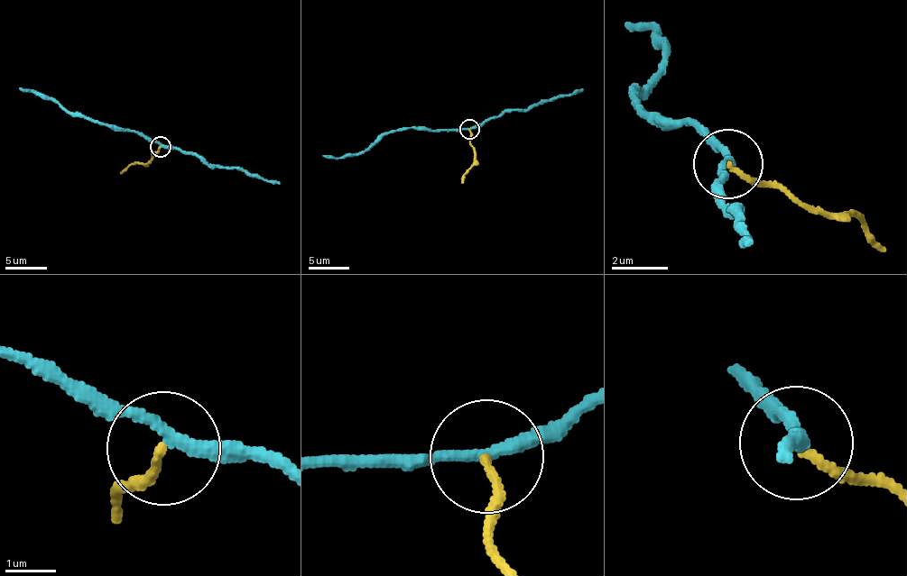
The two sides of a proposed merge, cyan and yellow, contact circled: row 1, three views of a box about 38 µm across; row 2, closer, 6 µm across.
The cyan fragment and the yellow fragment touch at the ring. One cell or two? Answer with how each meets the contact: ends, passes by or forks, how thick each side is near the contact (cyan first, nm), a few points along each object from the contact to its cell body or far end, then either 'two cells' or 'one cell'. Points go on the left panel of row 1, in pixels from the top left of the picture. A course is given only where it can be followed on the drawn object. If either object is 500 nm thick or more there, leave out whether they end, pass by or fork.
cyan passes by | yellow ends | 240/160 nm | cyan via (159, 146), (133, 131), (111, 130), (76, 116), (49, 99), (20, 87) | yellow via (159, 146), (144, 164), (131, 165), (121, 174) | two cells

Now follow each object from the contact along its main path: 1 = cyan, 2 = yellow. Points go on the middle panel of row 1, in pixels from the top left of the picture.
1: (468, 130), (406, 127), (381, 136), (355, 155), (323, 155)
2: (468, 130), (475, 164), (465, 174), (463, 183)

